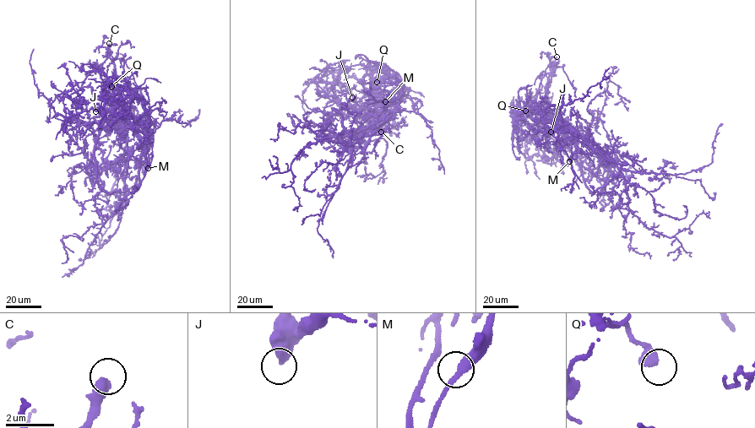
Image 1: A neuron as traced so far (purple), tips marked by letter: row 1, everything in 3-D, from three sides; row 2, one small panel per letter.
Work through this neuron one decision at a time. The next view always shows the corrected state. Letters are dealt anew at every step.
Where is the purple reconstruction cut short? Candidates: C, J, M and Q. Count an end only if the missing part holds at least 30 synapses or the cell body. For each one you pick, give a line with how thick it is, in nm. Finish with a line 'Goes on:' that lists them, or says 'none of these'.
C: calibre 480 nm
Goes on: C

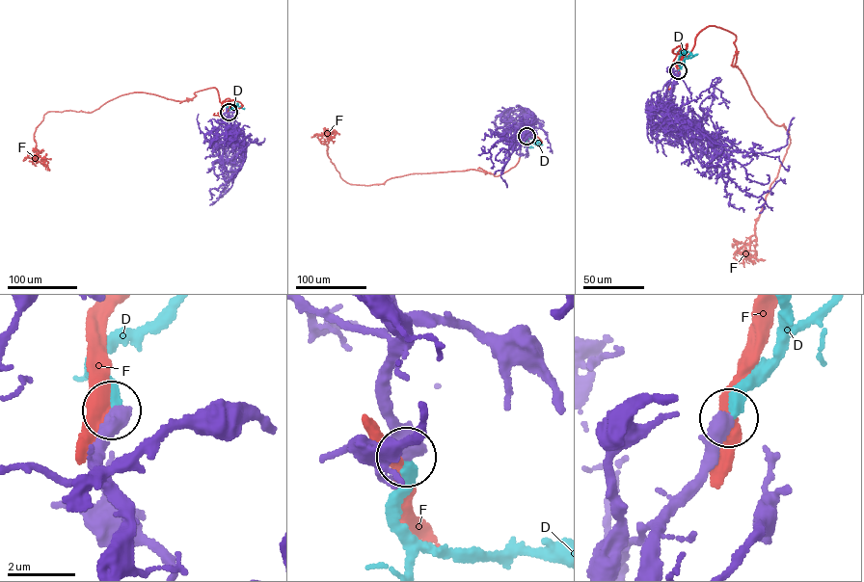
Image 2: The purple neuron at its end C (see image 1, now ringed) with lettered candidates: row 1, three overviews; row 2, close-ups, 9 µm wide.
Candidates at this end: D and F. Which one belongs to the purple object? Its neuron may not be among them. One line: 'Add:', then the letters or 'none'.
Add: D

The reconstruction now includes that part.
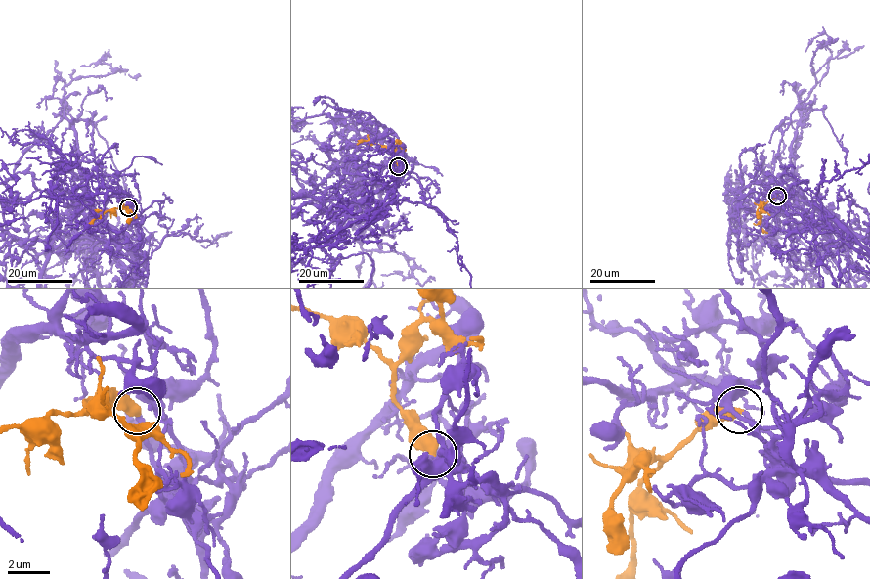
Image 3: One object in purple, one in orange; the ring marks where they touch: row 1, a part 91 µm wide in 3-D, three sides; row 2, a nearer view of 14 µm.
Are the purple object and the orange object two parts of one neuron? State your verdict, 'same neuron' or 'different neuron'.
same neuron

